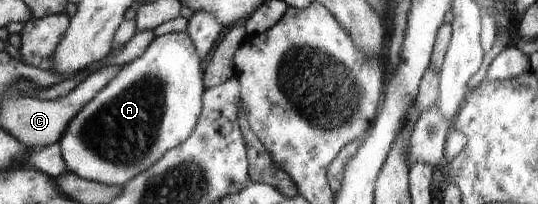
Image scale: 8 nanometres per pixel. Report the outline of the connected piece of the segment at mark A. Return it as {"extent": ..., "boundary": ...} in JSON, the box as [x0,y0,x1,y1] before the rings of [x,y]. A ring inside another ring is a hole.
{"extent":[60,33,207,186],"boundary":[[[184,33],[158,36],[138,59],[121,67],[112,81],[84,105],[68,125],[60,145],[61,158],[67,170],[77,177],[110,186],[124,185],[161,160],[166,153],[191,137],[199,123],[200,105],[207,91],[202,81],[202,61]]]}

